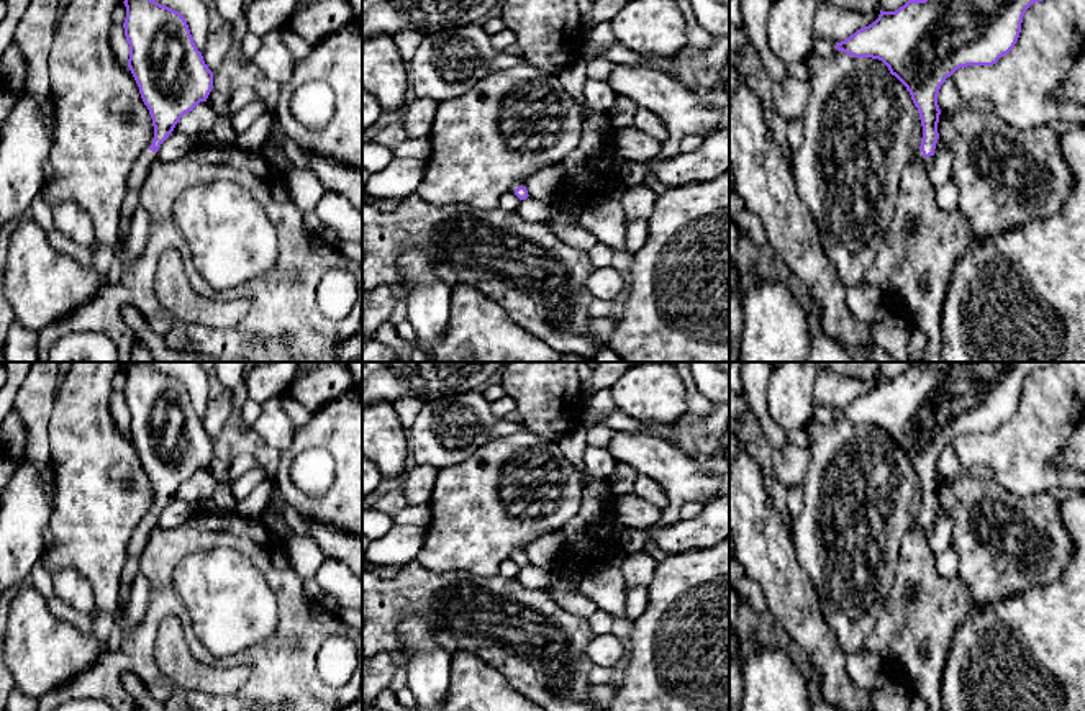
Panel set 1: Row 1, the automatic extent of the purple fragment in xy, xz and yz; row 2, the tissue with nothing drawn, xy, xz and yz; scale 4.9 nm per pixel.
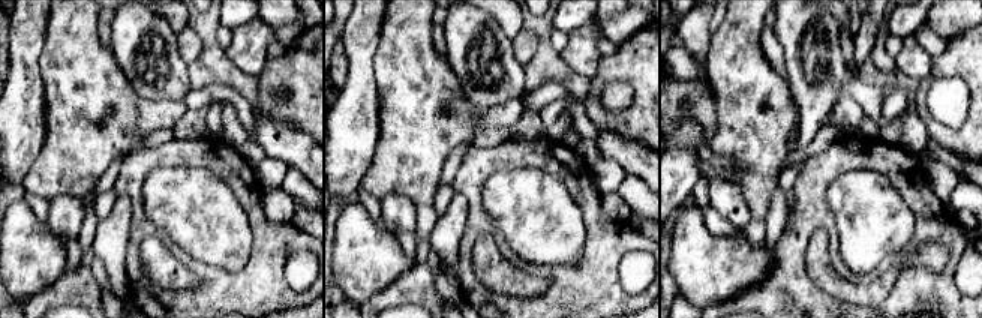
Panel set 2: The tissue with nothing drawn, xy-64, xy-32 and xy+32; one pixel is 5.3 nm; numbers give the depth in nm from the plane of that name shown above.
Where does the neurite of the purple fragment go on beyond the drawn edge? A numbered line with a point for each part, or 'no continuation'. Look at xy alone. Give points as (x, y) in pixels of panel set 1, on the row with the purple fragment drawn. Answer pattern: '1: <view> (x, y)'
1: xy (136, 176)

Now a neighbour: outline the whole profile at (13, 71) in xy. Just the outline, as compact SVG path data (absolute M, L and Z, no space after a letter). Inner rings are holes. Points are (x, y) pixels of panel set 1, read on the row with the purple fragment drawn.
M13 43L2 56L0 82L10 90L21 90L28 75L26 61Z

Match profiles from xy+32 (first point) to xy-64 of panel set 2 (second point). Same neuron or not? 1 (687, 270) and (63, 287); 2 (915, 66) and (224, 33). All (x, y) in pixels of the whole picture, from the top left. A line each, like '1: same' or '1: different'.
1: different
2: different

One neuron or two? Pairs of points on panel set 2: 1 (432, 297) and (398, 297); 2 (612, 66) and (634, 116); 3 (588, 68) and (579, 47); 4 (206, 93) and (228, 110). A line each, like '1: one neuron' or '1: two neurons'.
1: one neuron
2: one neuron
3: one neuron
4: two neurons

